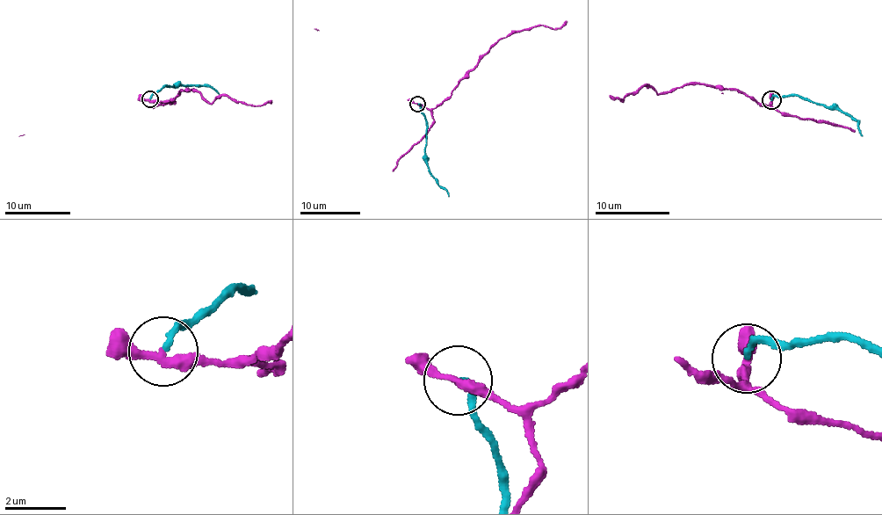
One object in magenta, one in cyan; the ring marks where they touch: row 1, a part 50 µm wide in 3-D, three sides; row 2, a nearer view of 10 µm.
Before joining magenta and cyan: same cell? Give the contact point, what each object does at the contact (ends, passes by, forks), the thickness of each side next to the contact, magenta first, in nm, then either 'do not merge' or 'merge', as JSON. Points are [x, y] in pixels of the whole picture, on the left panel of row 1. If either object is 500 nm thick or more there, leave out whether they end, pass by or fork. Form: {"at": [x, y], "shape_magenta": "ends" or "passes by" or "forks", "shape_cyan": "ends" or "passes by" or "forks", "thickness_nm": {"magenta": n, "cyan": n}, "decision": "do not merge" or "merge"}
{"at": [149, 99], "shape_magenta": "passes by", "shape_cyan": "ends", "thickness_nm": {"magenta": 260, "cyan": 190}, "decision": "do not merge"}

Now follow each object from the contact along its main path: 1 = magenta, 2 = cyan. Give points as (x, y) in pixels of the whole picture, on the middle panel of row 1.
1: (418, 104), (435, 109), (501, 39), (517, 30), (528, 30), (542, 25), (556, 28), (567, 20)
2: (418, 104), (426, 120), (426, 164), (448, 196)

